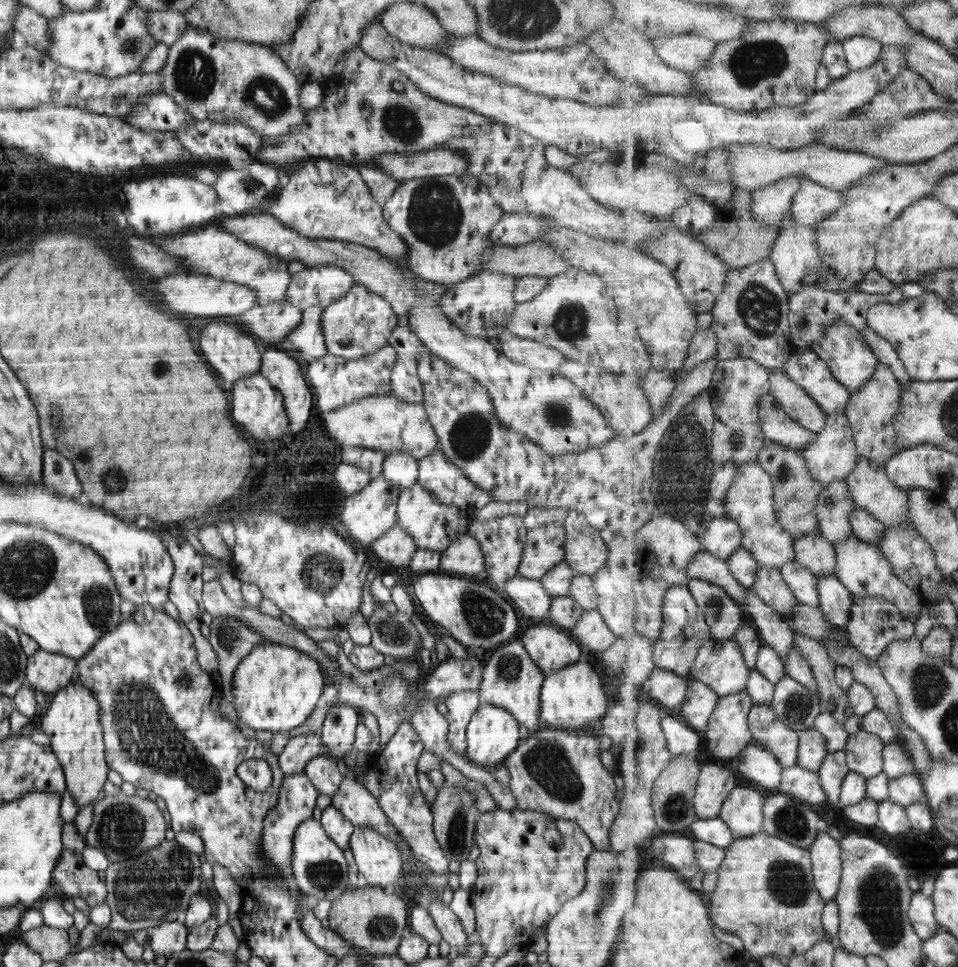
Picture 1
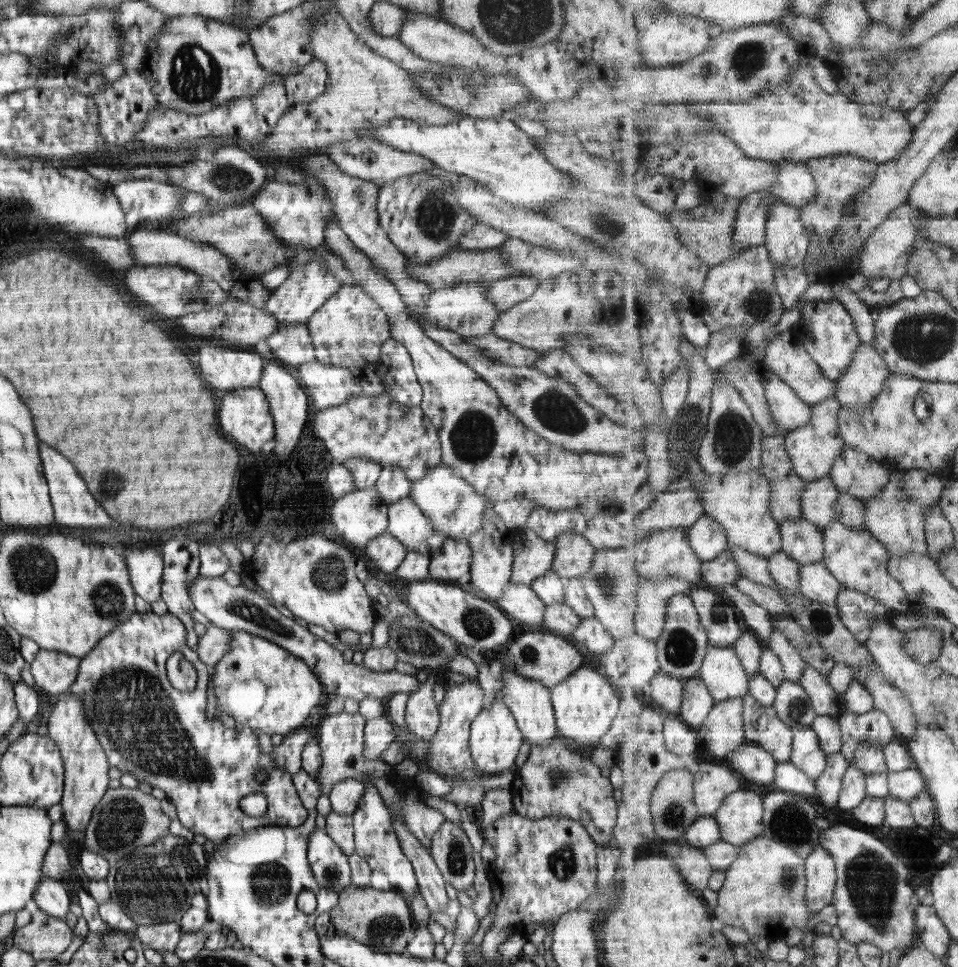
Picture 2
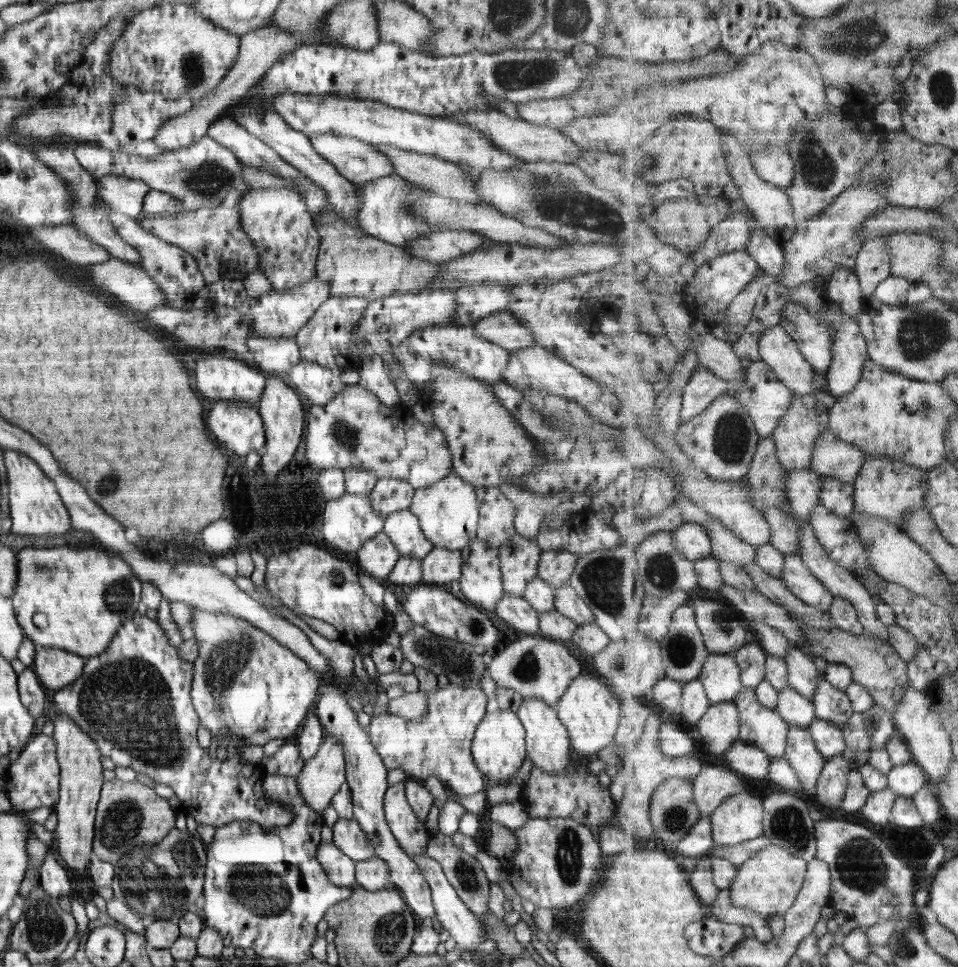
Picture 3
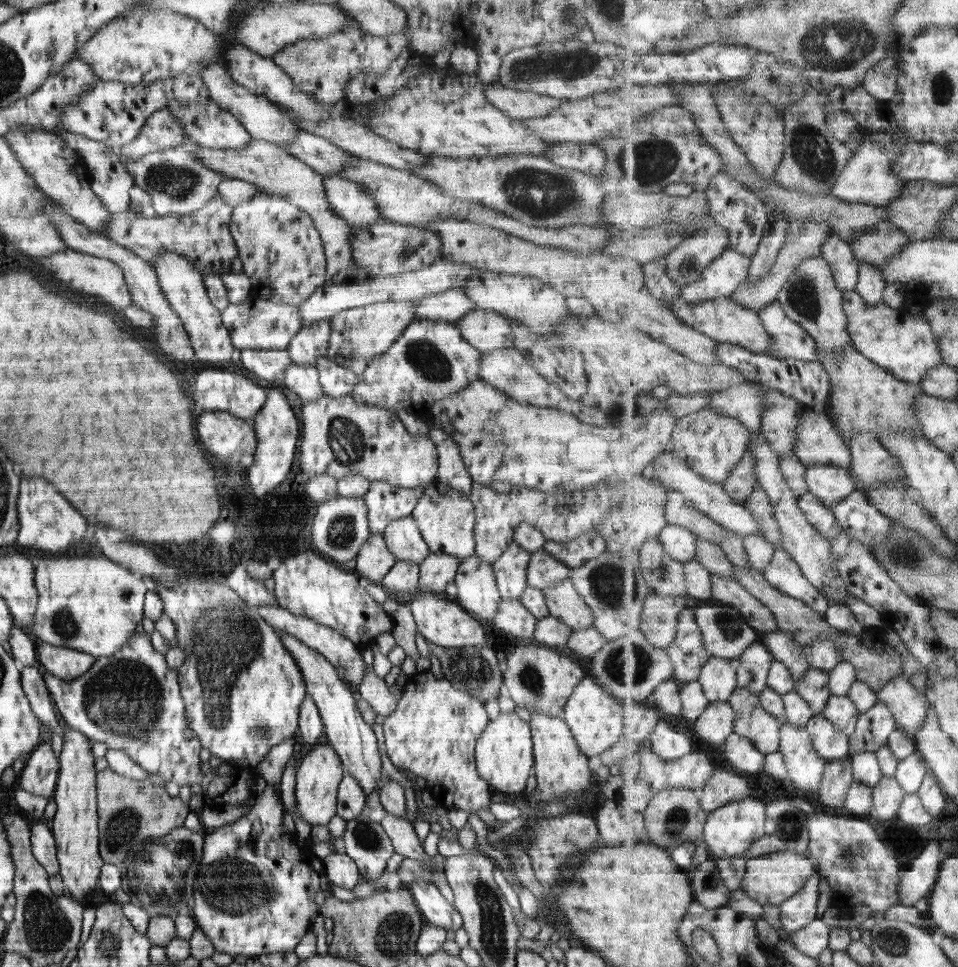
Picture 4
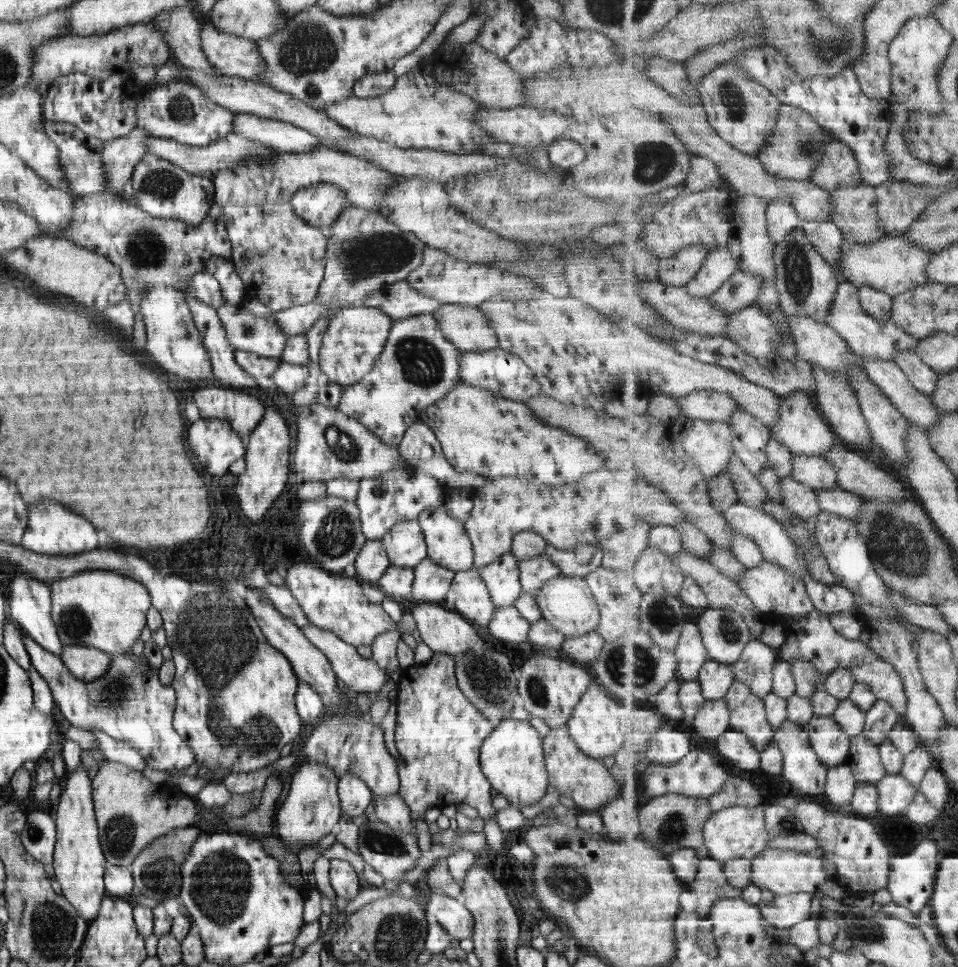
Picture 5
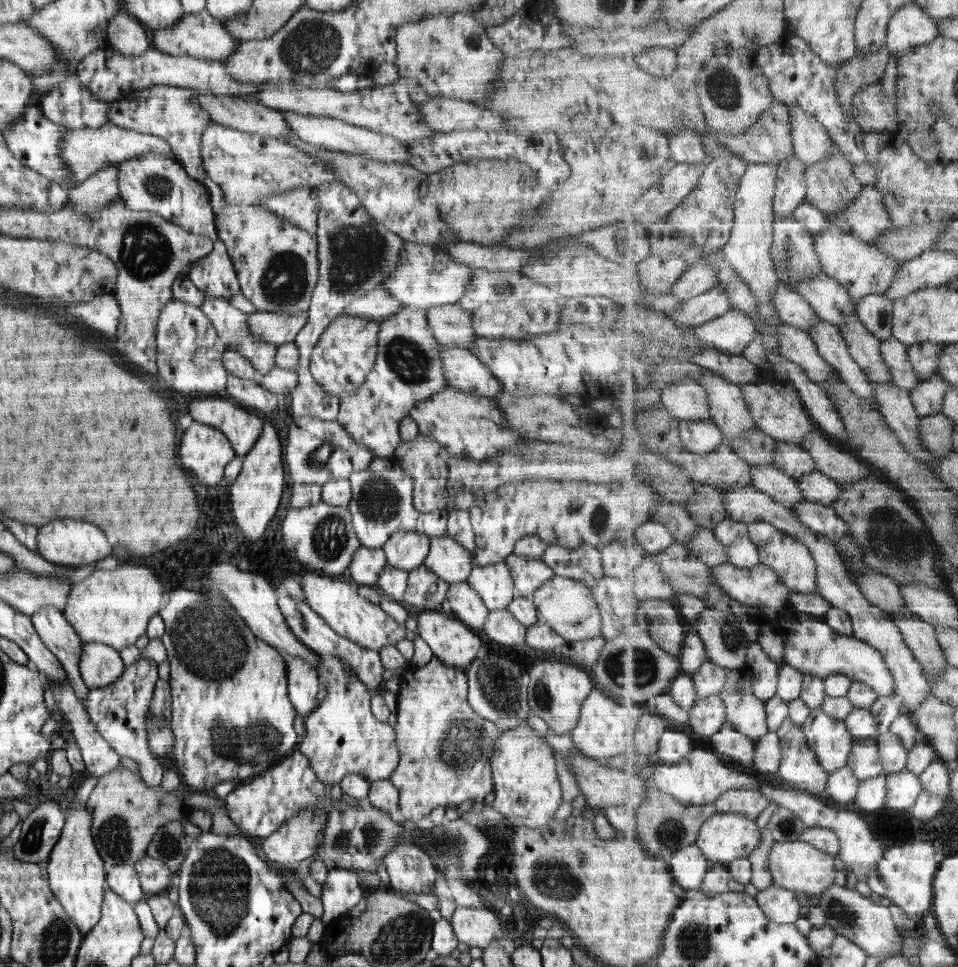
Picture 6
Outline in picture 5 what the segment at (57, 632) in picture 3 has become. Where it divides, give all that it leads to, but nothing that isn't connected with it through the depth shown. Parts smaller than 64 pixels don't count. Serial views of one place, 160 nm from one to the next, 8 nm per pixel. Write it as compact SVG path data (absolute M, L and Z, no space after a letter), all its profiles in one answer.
M85 570L48 585L52 592L51 616L60 642L70 646L93 646L110 656L129 653L147 625L147 610L152 607L150 591L142 583L110 570Z

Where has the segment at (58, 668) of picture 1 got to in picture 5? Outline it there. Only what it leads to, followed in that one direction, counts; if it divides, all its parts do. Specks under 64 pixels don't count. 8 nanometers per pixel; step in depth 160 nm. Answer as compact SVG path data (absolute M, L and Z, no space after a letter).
M64 645L60 660L78 681L90 682L108 672L113 656L93 646Z

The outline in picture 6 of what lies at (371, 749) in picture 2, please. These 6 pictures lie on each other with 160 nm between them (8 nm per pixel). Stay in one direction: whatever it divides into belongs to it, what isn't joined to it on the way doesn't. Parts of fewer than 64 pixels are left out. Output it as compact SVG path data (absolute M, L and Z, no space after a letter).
M436 656L426 666L411 665L399 677L397 694L395 739L399 750L399 763L390 775L399 792L399 809L404 818L414 822L428 816L434 808L446 804L459 804L464 800L483 802L493 792L490 757L494 743L502 734L494 722L482 718L468 704L467 676L461 668L445 666Z

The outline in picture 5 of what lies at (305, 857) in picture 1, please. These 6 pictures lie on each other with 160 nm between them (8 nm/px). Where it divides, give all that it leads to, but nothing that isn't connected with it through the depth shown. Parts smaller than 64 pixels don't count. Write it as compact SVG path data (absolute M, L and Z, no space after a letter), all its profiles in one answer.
M329 860L329 879L337 897L352 900L362 889L364 883L346 860Z

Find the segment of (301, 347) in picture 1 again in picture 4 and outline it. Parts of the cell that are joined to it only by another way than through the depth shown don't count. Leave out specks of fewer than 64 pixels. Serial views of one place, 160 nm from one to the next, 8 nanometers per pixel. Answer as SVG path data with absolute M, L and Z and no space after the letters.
M241 350L242 366L264 380L275 380L293 362L287 350Z

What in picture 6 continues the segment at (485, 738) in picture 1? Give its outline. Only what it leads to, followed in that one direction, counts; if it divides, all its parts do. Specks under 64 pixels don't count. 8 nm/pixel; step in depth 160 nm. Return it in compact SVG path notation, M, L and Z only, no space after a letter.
M527 723L504 731L494 743L490 757L493 793L496 795L491 808L498 810L508 823L515 828L524 825L533 829L546 826L554 818L558 806L562 804L561 784L557 775L557 764L552 747L548 746L535 729Z

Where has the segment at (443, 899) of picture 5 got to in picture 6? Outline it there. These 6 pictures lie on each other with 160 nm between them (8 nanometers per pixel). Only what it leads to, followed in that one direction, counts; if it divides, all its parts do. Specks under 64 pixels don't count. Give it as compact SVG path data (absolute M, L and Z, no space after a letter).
M457 906L449 921L456 938L469 947L483 950L498 937L508 938L498 912L488 908Z

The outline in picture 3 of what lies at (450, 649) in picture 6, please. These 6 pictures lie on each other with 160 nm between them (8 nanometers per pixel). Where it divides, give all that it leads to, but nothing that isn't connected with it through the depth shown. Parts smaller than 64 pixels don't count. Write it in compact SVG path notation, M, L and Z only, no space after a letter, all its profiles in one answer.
M426 584L413 586L410 594L406 596L406 602L402 604L402 608L410 616L412 622L420 623L426 630L447 639L459 640L472 646L482 644L486 648L495 647L499 640L498 629L486 613L464 600L456 598L448 587L426 586Z

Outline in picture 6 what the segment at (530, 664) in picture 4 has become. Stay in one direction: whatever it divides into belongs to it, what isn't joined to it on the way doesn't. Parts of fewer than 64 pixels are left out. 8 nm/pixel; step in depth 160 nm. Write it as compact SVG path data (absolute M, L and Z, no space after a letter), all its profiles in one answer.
M542 662L530 668L530 681L527 684L529 708L540 716L554 734L568 734L577 725L582 701L597 686L594 684L588 669L560 662Z

